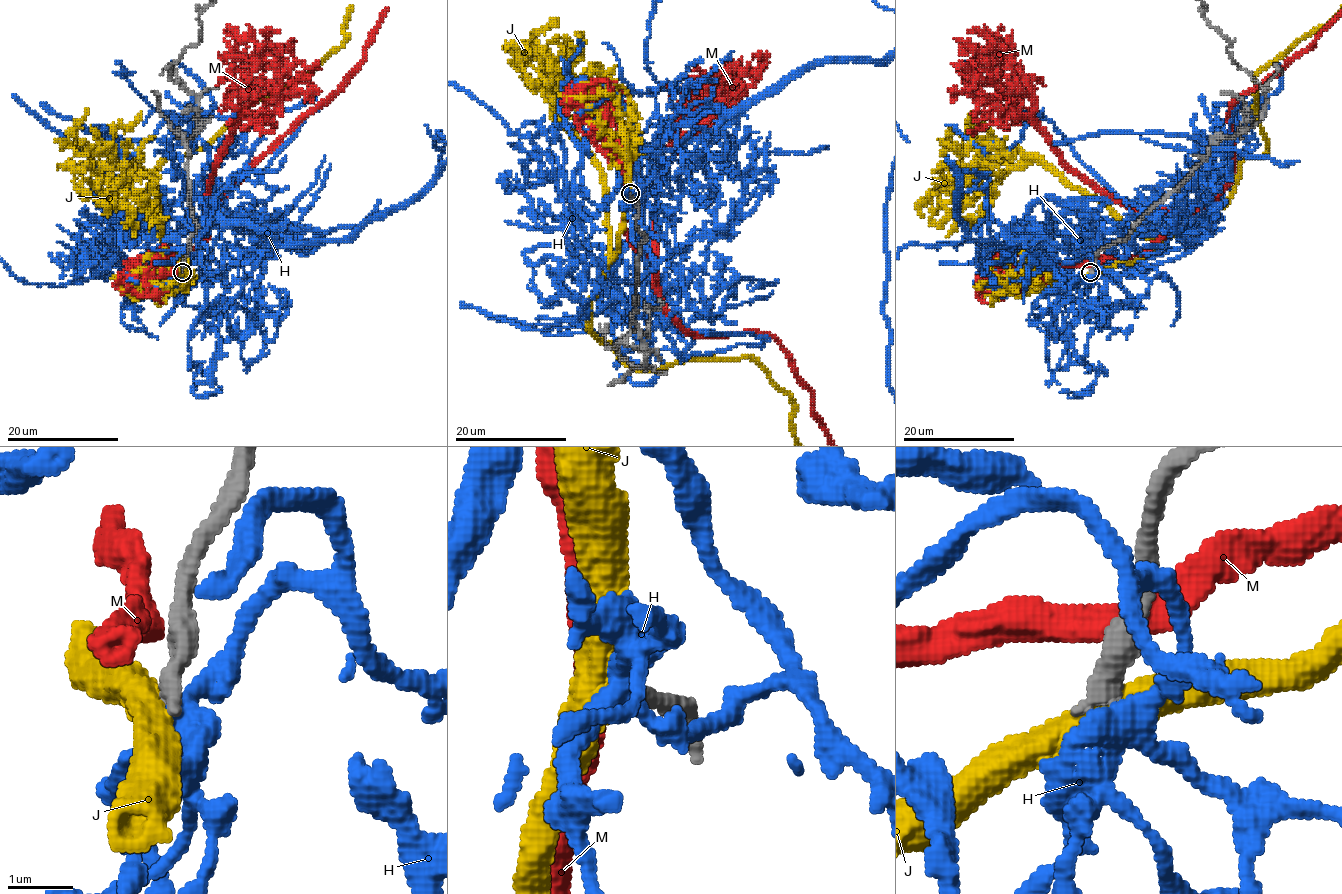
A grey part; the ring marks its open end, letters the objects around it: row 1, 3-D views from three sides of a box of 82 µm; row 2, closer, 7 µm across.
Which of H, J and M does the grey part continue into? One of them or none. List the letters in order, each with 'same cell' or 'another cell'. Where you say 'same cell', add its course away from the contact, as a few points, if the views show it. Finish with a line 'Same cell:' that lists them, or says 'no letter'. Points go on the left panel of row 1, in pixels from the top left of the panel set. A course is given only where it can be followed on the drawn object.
H: another cell
J: another cell
M: another cell
Same cell: no letter

